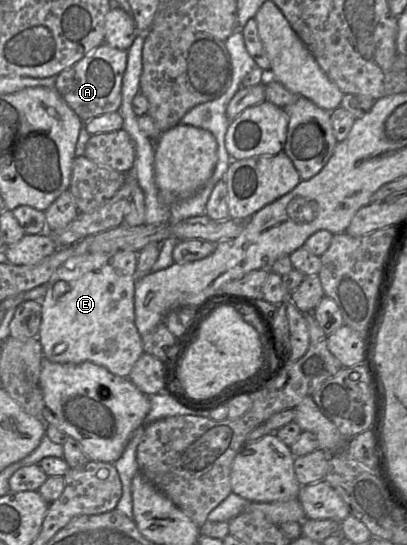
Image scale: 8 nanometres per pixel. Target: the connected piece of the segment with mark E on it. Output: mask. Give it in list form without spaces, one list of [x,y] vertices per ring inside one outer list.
[[[129,250],[73,256],[51,275],[41,302],[42,319],[37,336],[46,359],[62,364],[90,361],[105,367],[112,374],[128,377],[144,353],[134,315],[137,256],[137,252]]]

